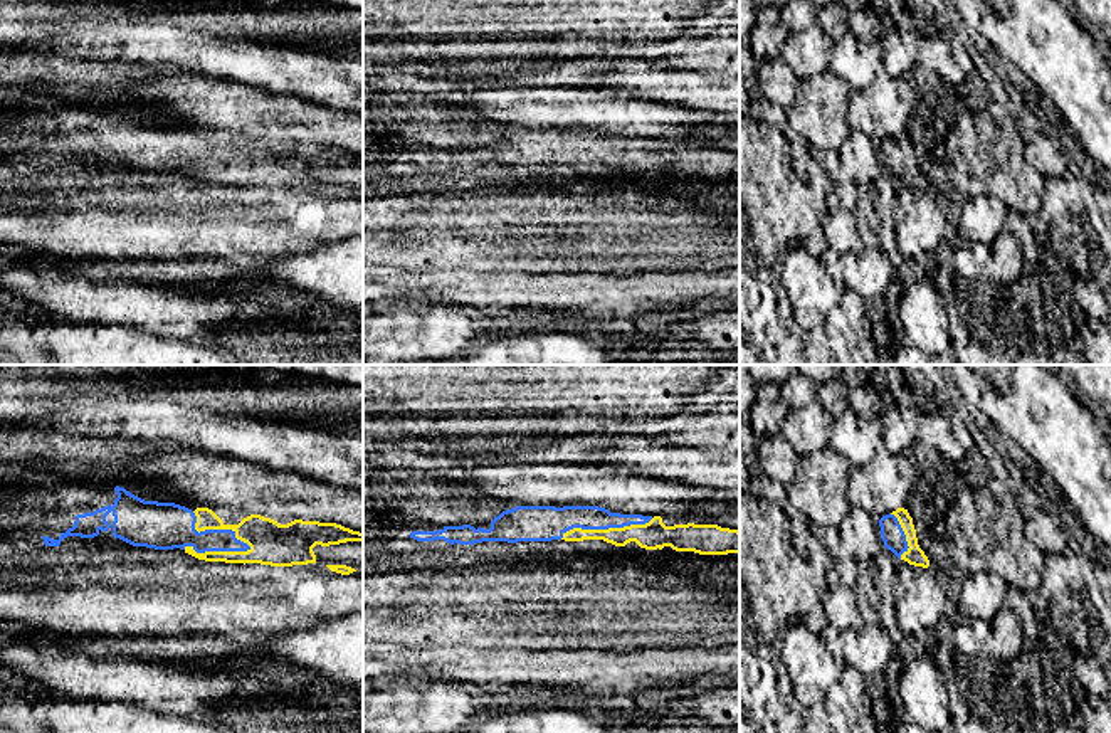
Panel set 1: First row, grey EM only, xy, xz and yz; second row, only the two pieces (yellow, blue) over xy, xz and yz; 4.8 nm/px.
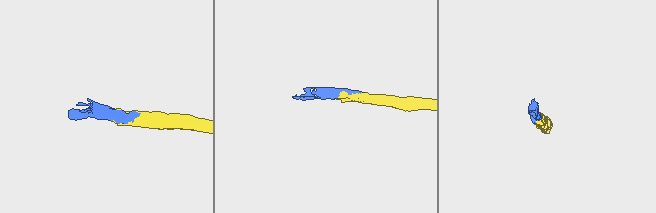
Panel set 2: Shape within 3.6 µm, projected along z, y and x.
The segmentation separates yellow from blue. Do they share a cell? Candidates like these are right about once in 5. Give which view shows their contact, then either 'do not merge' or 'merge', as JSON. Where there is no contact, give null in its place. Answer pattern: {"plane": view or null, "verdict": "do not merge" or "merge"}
{"plane": "xy", "verdict": "merge"}

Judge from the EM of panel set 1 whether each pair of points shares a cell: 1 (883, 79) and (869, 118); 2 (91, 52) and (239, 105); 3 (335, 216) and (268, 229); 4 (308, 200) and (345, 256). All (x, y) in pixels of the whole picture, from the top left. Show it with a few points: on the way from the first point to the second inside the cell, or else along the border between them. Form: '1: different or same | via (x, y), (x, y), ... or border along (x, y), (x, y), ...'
1: same | via (883, 89), (883, 105), (879, 108)
2: different | border along (200, 74), (210, 79), (234, 79), (239, 83)
3: same | via (318, 217), (284, 222)
4: different | border along (345, 239), (298, 253)

